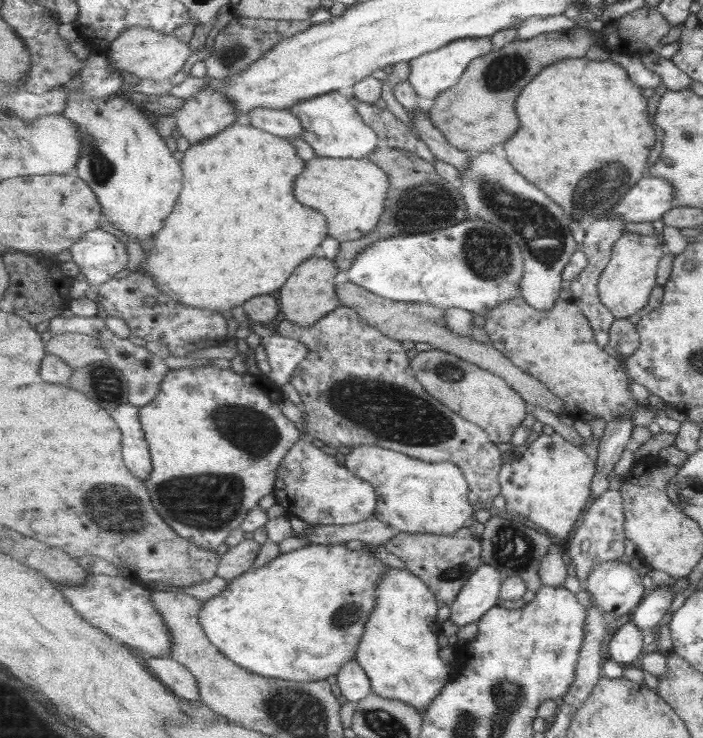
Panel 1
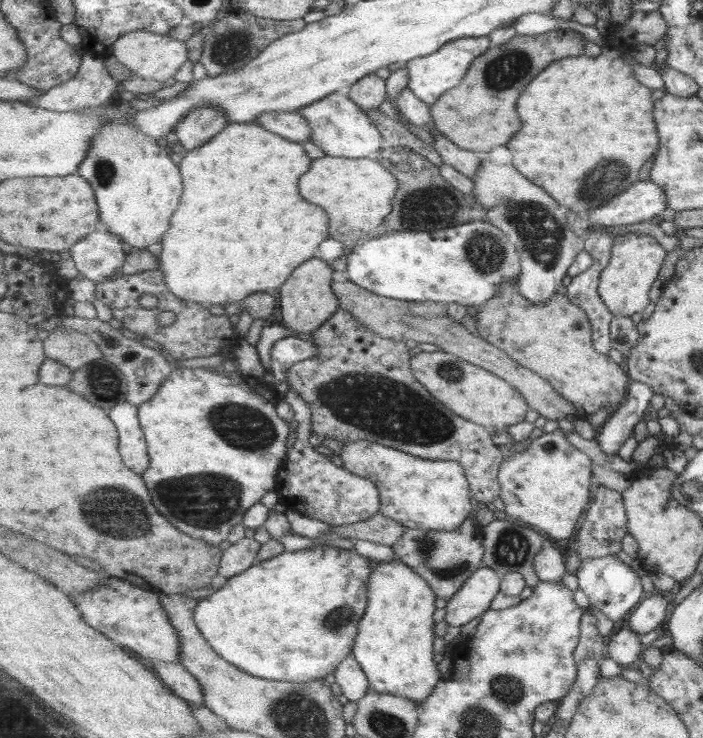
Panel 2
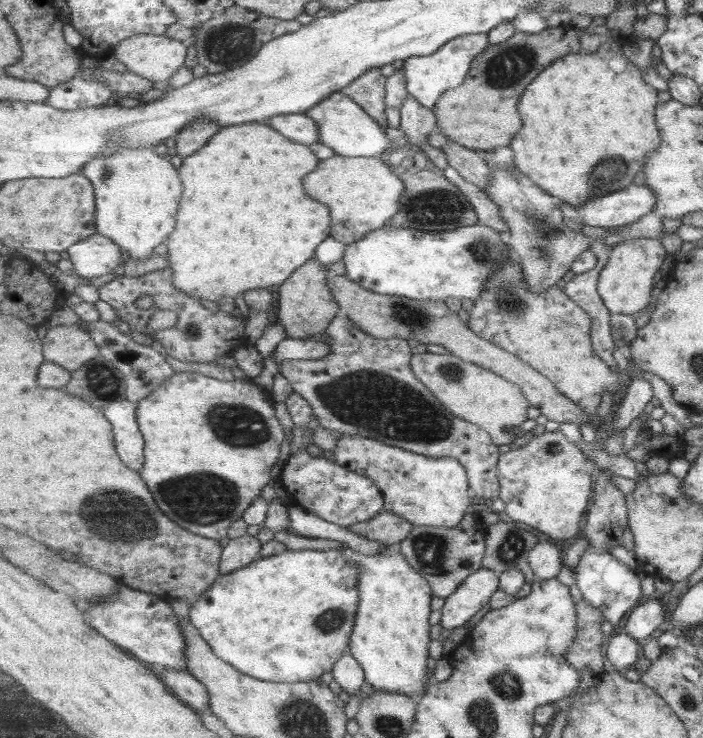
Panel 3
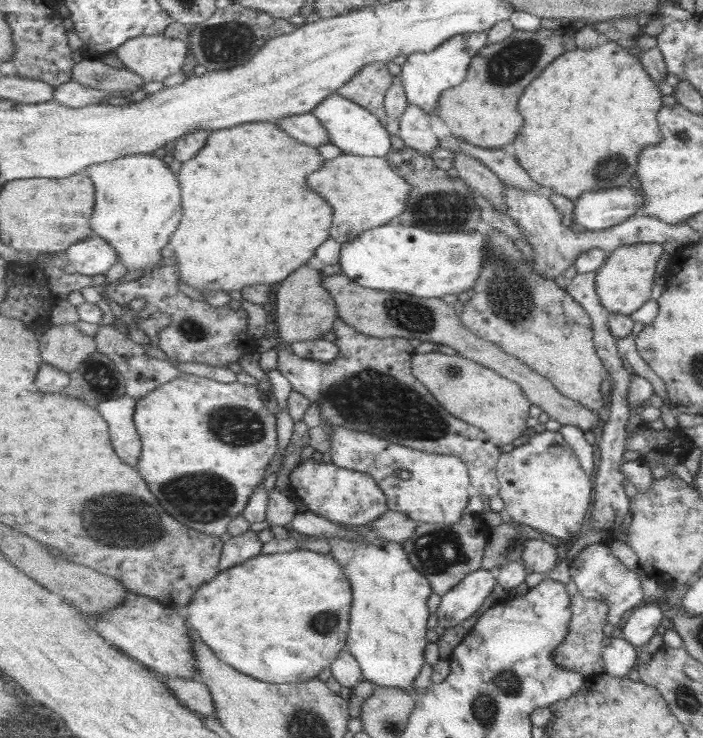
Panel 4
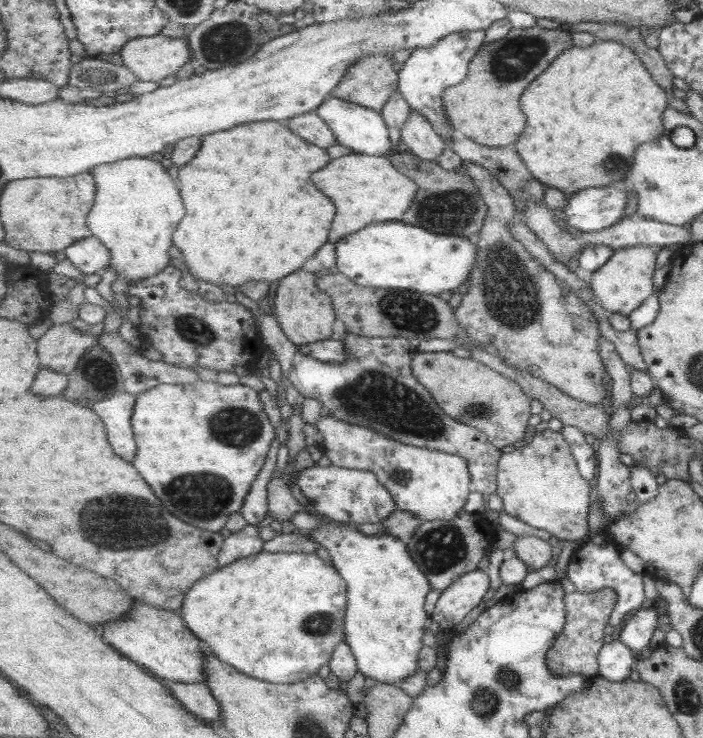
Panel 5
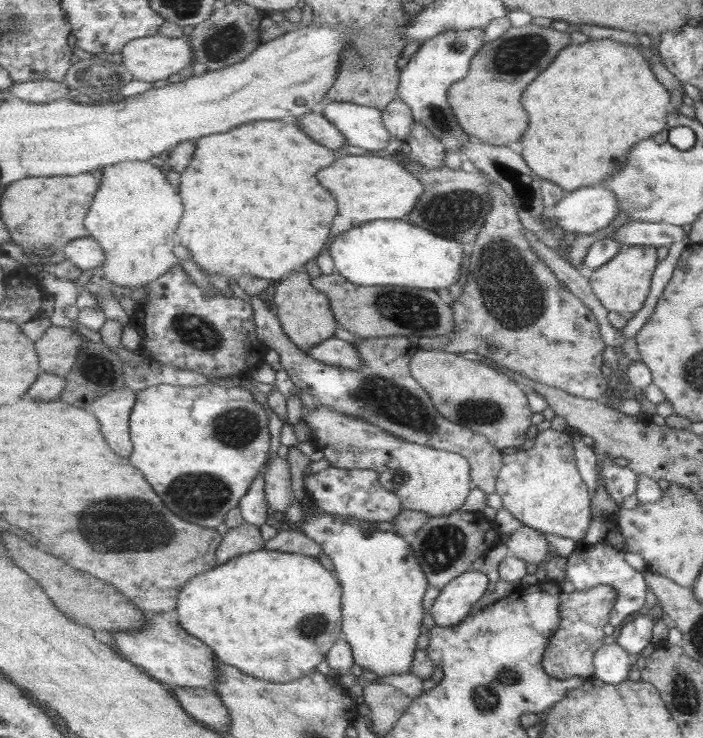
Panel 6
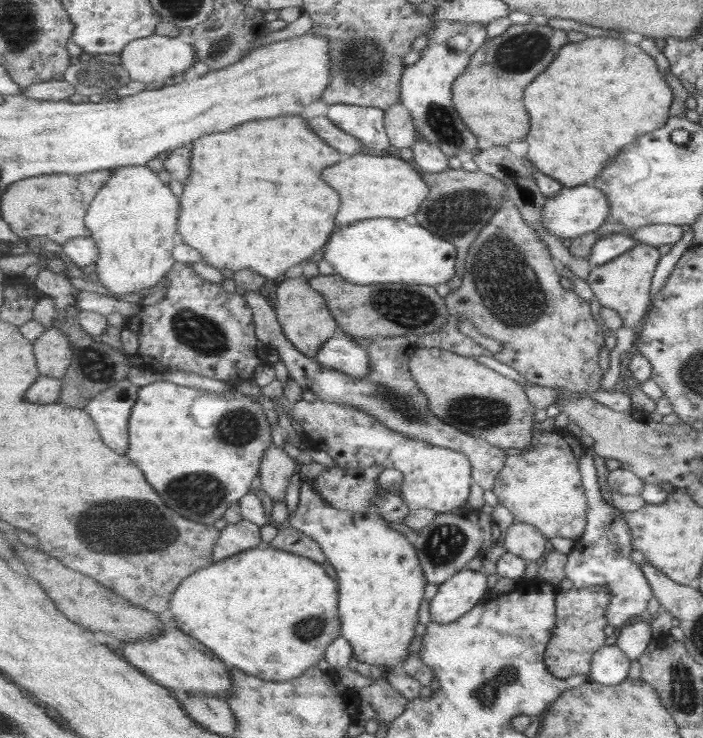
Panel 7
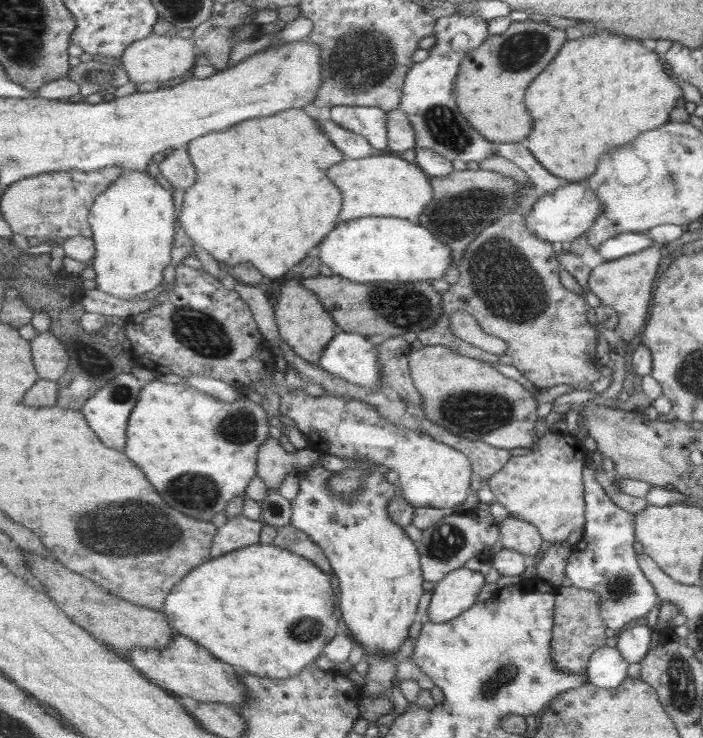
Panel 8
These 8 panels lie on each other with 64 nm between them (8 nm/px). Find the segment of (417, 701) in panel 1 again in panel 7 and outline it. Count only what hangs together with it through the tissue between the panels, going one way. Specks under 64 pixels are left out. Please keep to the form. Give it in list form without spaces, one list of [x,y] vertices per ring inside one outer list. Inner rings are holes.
[[[315,478],[303,481],[299,494],[299,505],[290,514],[287,525],[316,540],[336,571],[340,589],[342,636],[352,644],[357,660],[368,663],[373,670],[377,671],[385,667],[391,667],[391,670],[394,670],[395,666],[400,664],[403,666],[404,659],[409,655],[407,648],[416,636],[415,626],[419,624],[417,614],[423,604],[425,586],[428,583],[428,578],[420,564],[416,545],[409,542],[401,532],[393,530],[377,507],[367,507],[363,511],[333,507],[317,489]]]

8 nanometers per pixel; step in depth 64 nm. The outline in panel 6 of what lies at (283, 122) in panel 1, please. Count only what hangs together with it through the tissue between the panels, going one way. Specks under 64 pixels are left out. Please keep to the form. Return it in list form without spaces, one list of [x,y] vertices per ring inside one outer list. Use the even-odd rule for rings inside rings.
[[[311,112],[295,119],[299,121],[305,133],[333,151],[350,145],[350,141],[345,138],[345,135],[339,131],[337,126],[327,119],[325,114]]]

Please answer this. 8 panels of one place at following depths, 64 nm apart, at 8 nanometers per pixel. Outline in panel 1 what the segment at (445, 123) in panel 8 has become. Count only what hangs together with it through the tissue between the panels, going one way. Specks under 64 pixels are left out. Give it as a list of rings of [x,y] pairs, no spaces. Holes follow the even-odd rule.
[[[491,37],[480,39],[459,39],[447,44],[435,52],[428,52],[410,61],[411,76],[408,78],[411,86],[423,99],[435,100],[441,92],[452,89],[468,70],[469,64],[475,59],[488,55],[495,49]]]

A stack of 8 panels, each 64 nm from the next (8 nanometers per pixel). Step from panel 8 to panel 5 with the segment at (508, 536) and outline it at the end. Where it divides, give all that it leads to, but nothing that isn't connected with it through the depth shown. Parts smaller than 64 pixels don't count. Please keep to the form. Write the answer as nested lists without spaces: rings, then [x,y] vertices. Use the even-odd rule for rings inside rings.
[[[519,535],[515,541],[515,556],[525,561],[527,566],[539,570],[549,566],[553,558],[553,548],[550,540],[543,540],[539,536]]]

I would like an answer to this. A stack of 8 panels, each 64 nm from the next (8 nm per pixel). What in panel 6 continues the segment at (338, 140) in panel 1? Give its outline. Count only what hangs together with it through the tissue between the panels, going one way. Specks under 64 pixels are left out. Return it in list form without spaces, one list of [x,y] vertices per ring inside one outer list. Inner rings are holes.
[[[326,101],[323,114],[339,128],[353,146],[361,147],[367,151],[380,151],[389,146],[391,134],[384,123],[384,115],[381,109],[370,106],[348,103],[345,101]]]

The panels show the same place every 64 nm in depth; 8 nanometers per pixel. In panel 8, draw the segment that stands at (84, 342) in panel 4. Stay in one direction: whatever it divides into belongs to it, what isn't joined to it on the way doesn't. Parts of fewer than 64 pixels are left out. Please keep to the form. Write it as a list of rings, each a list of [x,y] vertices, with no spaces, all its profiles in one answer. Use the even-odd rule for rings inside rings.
[[[48,330],[38,333],[30,343],[34,364],[41,379],[56,382],[66,374],[69,366],[69,352],[53,332]]]

